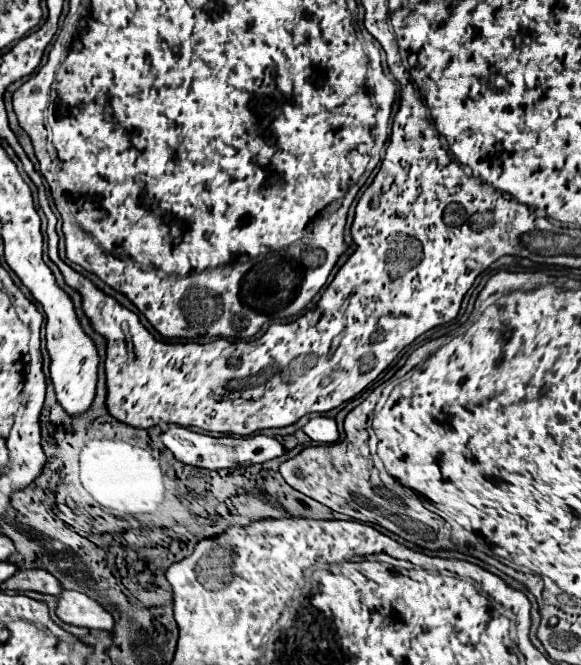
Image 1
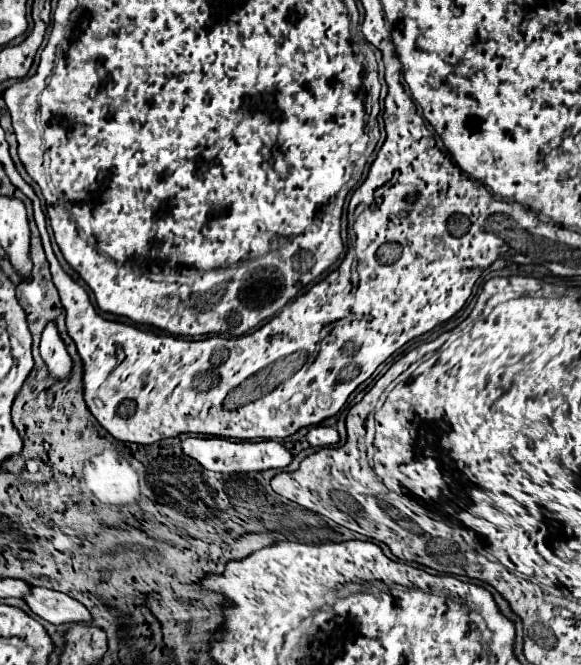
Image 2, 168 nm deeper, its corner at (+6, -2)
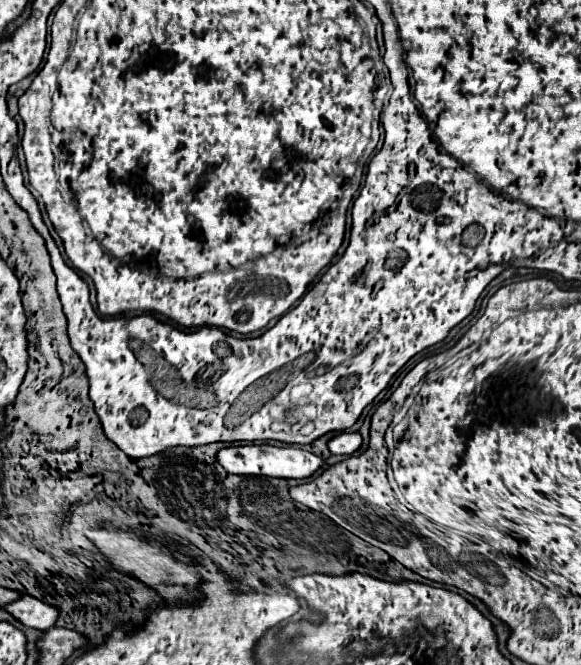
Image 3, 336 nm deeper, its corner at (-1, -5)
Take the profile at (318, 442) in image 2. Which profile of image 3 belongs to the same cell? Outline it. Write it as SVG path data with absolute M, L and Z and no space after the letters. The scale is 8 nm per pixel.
M340 433L328 443L328 449L336 455L352 455L360 447L362 447L362 435L360 433Z

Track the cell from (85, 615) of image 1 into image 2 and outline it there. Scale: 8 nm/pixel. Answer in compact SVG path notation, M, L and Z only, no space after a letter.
M31 588L31 594L25 598L27 606L51 624L89 624L91 612L77 600L71 600L67 594L49 590L49 588Z

